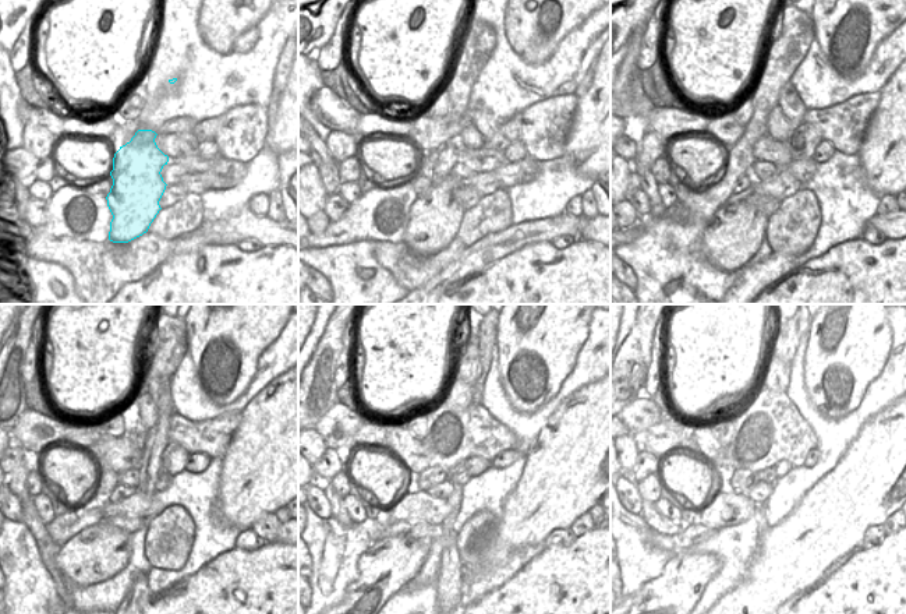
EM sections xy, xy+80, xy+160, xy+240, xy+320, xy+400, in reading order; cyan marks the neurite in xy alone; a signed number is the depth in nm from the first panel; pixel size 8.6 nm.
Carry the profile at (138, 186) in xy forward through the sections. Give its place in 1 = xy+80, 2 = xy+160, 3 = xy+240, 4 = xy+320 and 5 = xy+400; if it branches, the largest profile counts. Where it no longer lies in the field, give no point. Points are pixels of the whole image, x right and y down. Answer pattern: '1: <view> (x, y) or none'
1: xy+80 (435, 216)
2: xy+160 (733, 236)
3: xy+240 (98, 553)
4: xy+320 (386, 567)
5: xy+400 (680, 585)

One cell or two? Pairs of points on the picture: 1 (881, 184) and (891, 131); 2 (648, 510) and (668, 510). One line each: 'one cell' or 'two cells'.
1: one cell
2: two cells

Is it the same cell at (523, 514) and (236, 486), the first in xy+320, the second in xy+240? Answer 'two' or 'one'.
one

